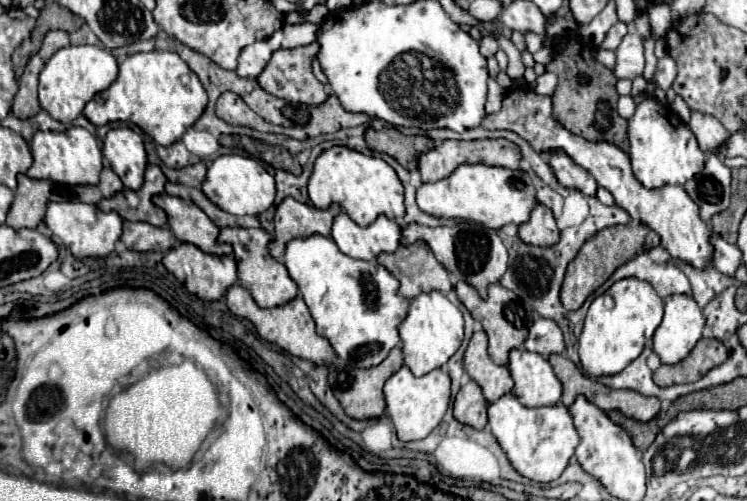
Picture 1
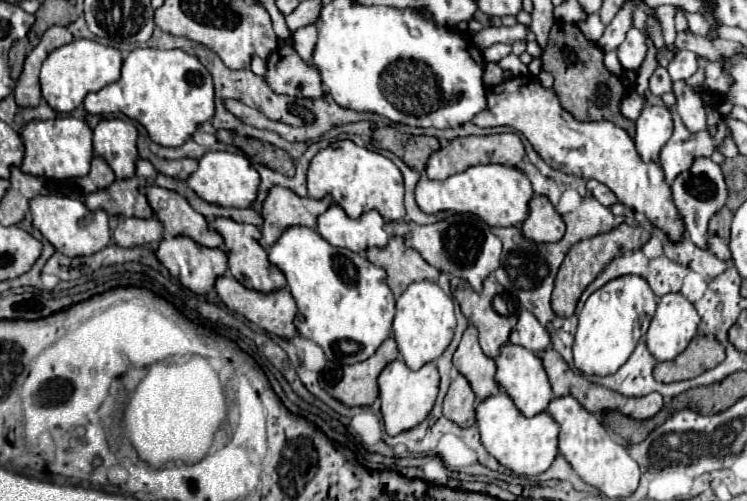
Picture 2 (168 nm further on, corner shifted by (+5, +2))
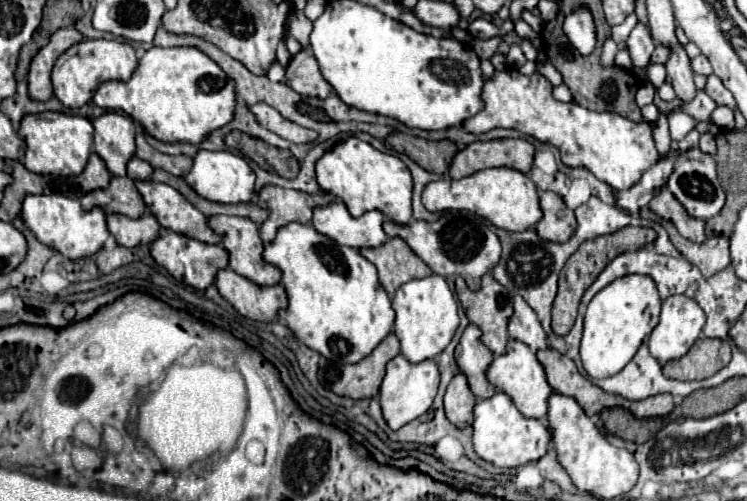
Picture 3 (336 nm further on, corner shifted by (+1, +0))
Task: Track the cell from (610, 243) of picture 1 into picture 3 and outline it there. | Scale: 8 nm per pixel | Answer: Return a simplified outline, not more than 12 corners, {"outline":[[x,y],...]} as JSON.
{"outline":[[648,227],[582,243],[566,261],[552,331],[568,335],[584,291],[626,251],[654,243]]}

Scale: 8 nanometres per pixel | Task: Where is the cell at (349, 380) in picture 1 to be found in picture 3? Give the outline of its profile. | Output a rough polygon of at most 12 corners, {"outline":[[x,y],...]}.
{"outline":[[390,333],[354,365],[326,365],[320,383],[336,395],[374,397],[400,343]]}

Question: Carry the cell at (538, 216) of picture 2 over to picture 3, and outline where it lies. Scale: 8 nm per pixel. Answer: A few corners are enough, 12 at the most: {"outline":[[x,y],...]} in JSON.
{"outline":[[540,193],[544,217],[536,231],[546,241],[568,241],[576,217],[562,197]]}

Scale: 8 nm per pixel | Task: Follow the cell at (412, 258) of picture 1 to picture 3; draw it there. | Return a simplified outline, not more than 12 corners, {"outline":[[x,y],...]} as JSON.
{"outline":[[398,237],[360,253],[376,265],[390,297],[402,283],[432,273]]}

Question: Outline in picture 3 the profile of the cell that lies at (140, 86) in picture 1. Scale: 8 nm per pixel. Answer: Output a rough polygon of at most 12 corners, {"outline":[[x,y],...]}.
{"outline":[[152,47],[94,93],[164,143],[228,125],[234,81],[198,47]]}

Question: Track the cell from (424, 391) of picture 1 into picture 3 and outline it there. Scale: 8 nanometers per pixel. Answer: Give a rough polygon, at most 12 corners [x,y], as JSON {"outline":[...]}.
{"outline":[[434,359],[388,363],[380,405],[390,429],[426,413],[440,373]]}

